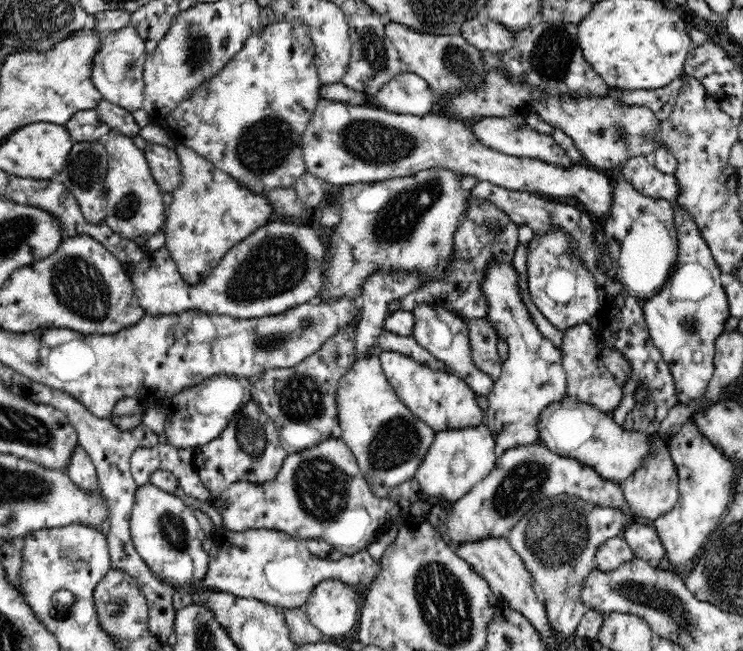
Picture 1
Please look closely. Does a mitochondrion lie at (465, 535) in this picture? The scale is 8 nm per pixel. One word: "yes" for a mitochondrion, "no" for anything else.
no

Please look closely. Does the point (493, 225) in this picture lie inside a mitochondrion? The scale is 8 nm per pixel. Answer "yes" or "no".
yes

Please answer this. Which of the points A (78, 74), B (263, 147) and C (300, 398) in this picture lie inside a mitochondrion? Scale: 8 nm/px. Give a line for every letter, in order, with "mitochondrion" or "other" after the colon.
A: other
B: mitochondrion
C: mitochondrion

